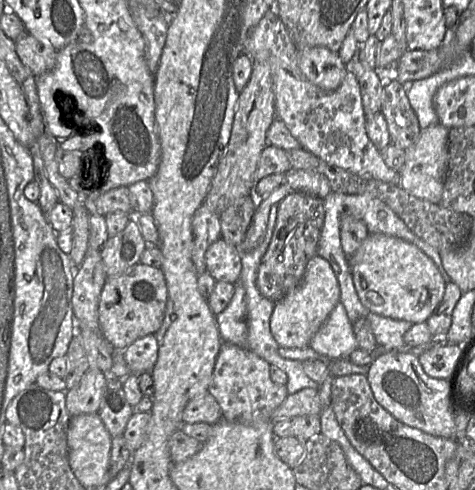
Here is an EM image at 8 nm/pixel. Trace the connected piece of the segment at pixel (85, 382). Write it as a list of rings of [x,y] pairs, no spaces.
[[[90,365],[78,384],[65,392],[70,416],[98,413],[105,385],[106,374]]]

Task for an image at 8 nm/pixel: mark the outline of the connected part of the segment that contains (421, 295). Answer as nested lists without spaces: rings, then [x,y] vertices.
[[[369,233],[349,257],[349,267],[362,305],[384,317],[412,324],[426,322],[444,296],[446,282],[434,262],[416,245],[400,238]]]

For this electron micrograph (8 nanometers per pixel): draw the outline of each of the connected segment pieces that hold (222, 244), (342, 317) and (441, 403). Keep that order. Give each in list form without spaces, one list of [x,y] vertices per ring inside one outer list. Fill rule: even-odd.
[[[220,238],[208,247],[205,259],[207,271],[217,282],[239,282],[242,263],[238,247]]]
[[[340,302],[312,337],[308,347],[329,360],[349,358],[350,354],[358,348],[353,324]]]
[[[389,350],[369,365],[367,379],[376,401],[396,420],[433,436],[454,438],[454,412],[459,406],[451,377],[432,378],[424,372],[418,356]]]

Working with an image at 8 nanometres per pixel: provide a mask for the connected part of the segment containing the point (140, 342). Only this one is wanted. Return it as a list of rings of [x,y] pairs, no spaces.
[[[154,334],[137,339],[123,351],[123,358],[131,374],[151,372],[158,358],[158,341]]]

